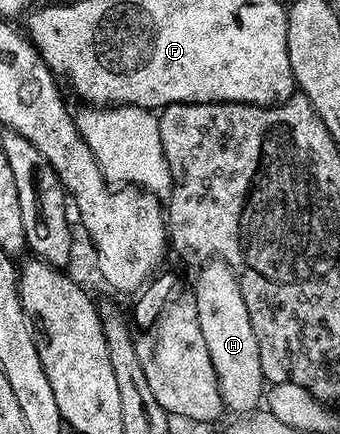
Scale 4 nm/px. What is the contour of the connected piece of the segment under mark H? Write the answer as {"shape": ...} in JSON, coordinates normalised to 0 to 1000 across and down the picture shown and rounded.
{"shape":[[[624,597],[582,613],[574,638],[568,682],[579,707],[579,744],[591,744],[591,776],[603,781],[603,800],[638,855],[638,882],[656,912],[659,935],[691,956],[724,956],[765,940],[779,915],[779,880],[768,855],[768,800],[756,790],[756,770],[744,763],[744,742],[732,737],[732,717],[721,707],[721,680],[709,680],[709,661],[697,634],[668,608]]]}

